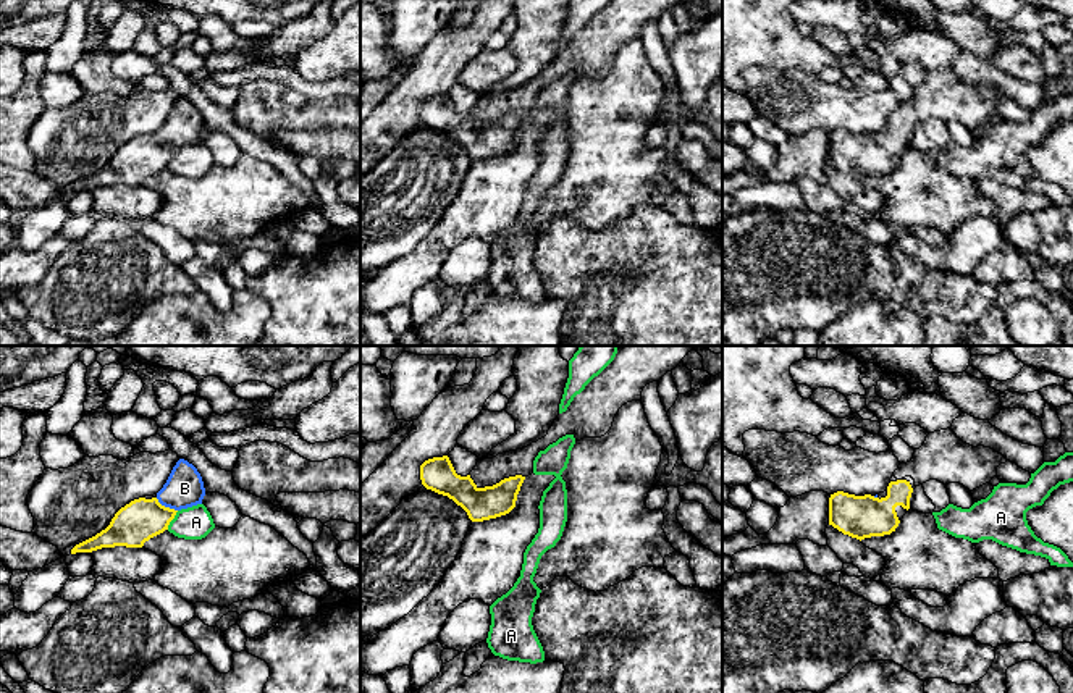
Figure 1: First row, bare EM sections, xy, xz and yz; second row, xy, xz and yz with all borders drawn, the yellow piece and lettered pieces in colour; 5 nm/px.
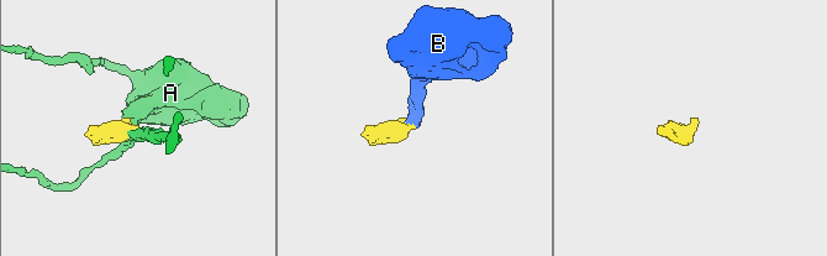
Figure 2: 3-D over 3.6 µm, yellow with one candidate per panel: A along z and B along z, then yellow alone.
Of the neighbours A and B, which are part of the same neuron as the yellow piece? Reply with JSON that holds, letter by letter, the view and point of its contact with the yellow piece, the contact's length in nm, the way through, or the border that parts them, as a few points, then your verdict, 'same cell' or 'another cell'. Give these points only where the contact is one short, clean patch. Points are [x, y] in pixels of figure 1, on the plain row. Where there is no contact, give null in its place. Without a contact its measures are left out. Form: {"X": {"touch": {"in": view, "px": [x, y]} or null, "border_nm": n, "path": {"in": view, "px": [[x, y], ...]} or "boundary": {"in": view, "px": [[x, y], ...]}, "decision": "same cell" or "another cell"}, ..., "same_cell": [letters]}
{"A": {"touch": {"in": "xy", "px": [172, 157]}, "border_nm": 110, "boundary": {"in": "xy", "px": [[178, 149], [167, 167]]}, "decision": "another cell"}, "B": {"touch": {"in": "xy", "px": [167, 146]}, "border_nm": 130, "path": {"in": "xy", "px": [[139, 159], [152, 155], [167, 146], [185, 126]]}, "decision": "same cell"}, "same_cell": ["B"]}

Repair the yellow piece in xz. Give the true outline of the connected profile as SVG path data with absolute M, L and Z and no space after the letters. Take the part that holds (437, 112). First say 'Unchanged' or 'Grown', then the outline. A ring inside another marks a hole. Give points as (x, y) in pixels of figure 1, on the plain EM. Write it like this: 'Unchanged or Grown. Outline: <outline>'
Unchanged. Outline: M448 94L433 95L420 103L420 118L427 128L448 134L461 144L472 160L483 160L509 152L525 118L509 115L493 124L478 126L470 113L456 111Z

